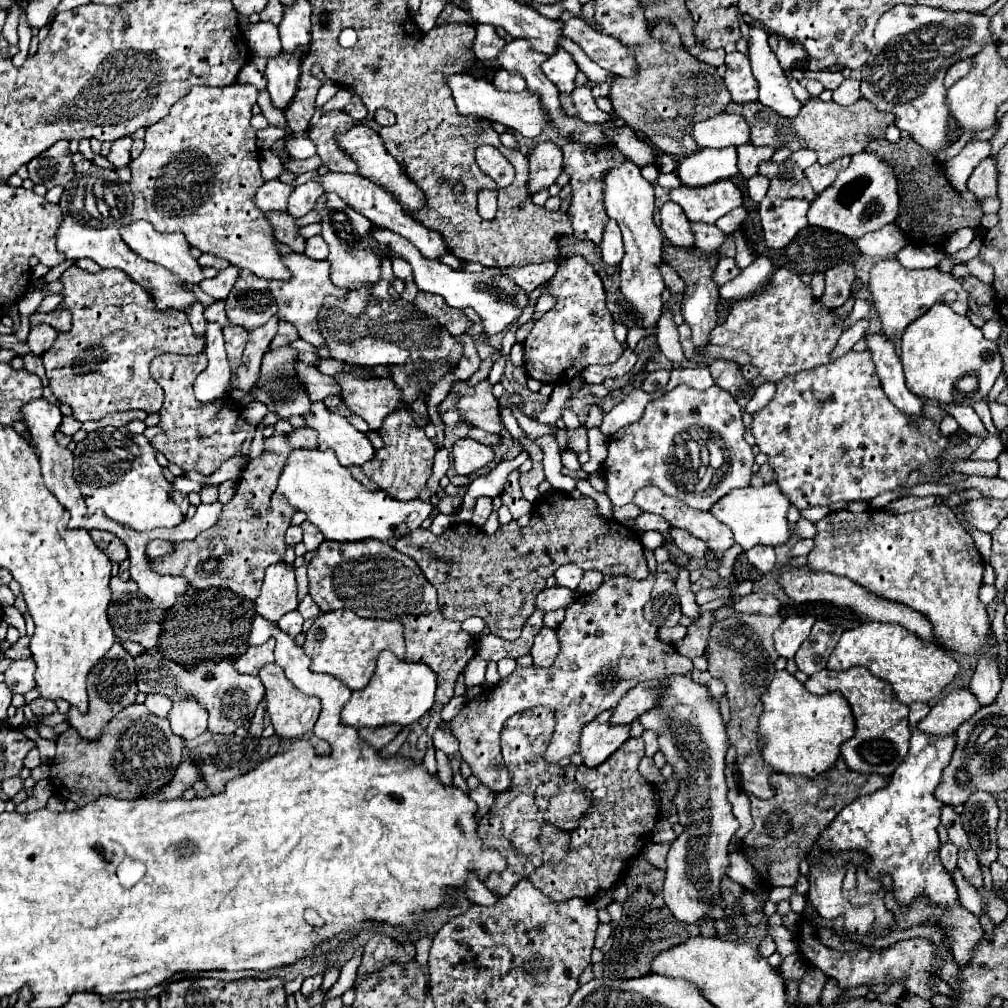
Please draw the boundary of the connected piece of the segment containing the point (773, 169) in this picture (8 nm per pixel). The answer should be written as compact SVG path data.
M764 162L760 164L760 174L770 180L768 196L778 196L778 198L804 198L808 202L816 200L816 192L808 184L804 172L796 168L794 164L780 162Z

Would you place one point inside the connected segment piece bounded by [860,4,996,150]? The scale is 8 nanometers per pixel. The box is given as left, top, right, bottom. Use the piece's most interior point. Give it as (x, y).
(915, 45)

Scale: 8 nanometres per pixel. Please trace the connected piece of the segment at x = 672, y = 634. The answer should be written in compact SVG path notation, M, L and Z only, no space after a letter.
M662 626L660 630L658 630L658 638L662 640L662 642L668 642L668 644L674 644L676 640L680 640L680 638L684 638L686 636L686 626L672 626L672 628L668 628L668 626Z

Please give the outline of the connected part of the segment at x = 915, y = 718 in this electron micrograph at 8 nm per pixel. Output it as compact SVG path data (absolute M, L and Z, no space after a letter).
M926 702L910 704L910 718L908 718L910 720L910 728L916 728L918 722L928 716L928 712L930 712L930 706Z

